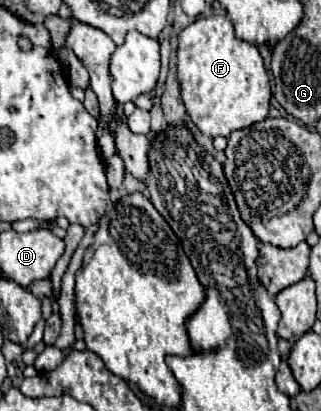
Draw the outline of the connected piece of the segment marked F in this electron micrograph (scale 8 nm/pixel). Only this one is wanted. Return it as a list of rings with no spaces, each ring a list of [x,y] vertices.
[[[227,17],[197,19],[179,35],[181,97],[191,121],[209,137],[229,137],[231,131],[251,127],[269,117],[271,87],[263,59],[255,45],[239,41]]]

